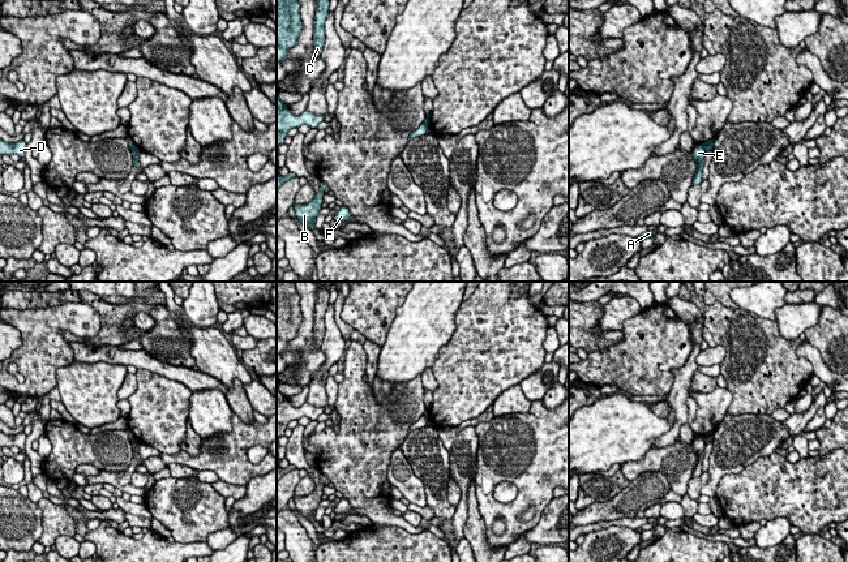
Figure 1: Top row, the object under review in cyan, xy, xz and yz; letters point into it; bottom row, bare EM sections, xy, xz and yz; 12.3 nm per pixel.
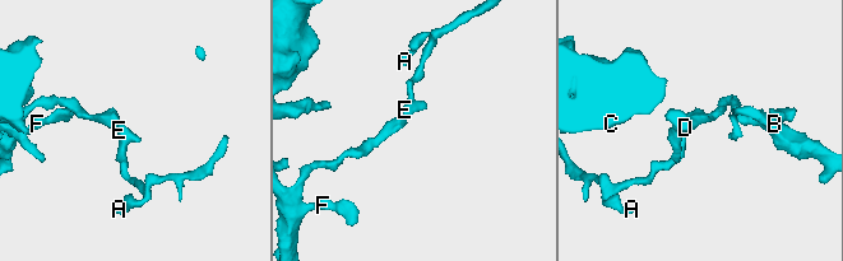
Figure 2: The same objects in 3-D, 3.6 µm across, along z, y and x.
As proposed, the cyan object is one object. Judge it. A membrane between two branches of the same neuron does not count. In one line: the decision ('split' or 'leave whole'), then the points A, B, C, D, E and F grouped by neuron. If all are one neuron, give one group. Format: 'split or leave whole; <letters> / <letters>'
split; A E / B C D F

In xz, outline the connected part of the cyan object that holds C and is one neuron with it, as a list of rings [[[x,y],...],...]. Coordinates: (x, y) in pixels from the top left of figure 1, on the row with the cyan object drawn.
[[[317,0],[317,9],[314,16],[314,29],[313,29],[313,57],[320,57],[324,42],[325,42],[325,21],[330,13],[329,10],[330,0]]]

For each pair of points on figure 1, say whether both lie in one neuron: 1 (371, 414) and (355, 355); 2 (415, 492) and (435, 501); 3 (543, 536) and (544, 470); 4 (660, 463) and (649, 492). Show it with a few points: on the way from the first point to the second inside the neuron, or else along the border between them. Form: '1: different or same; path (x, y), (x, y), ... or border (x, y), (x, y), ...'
1: same; path (356, 399), (355, 369)
2: different; border (411, 468), (423, 484), (428, 505)
3: different; border (552, 497), (540, 519), (522, 533)
4: different; border (630, 481), (641, 473), (659, 471), (671, 488)

